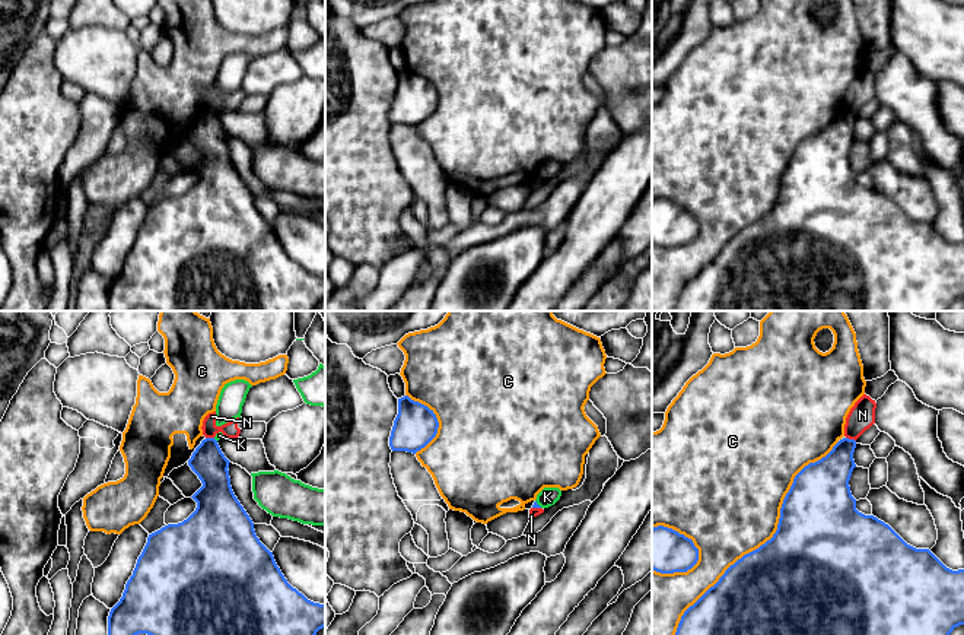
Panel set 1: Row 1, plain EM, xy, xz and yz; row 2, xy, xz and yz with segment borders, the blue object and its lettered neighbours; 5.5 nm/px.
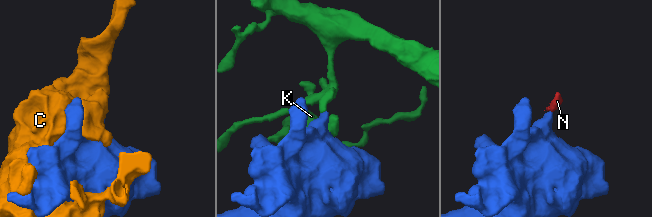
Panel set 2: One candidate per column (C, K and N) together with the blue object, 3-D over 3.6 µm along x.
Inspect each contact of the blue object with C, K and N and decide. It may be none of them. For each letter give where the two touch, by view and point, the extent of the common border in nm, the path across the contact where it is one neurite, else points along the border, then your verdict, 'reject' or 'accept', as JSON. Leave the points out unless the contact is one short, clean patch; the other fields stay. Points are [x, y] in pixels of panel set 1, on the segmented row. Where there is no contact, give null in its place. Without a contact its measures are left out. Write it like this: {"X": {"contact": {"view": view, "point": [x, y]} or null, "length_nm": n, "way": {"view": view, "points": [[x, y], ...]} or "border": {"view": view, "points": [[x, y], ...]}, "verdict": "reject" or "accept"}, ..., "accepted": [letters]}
{"C": {"contact": {"view": "yz", "point": [770, 539]}, "length_nm": 1400, "verdict": "reject"}, "K": {"contact": {"view": "xz", "point": [537, 504]}, "length_nm": 60, "border": {"view": "xz", "points": [[535, 499], [541, 507]]}, "verdict": "reject"}, "N": {"contact": {"view": "yz", "point": [850, 440]}, "length_nm": 60, "border": {"view": "yz", "points": [[846, 437], [855, 441]]}, "verdict": "reject"}, "accepted": []}

